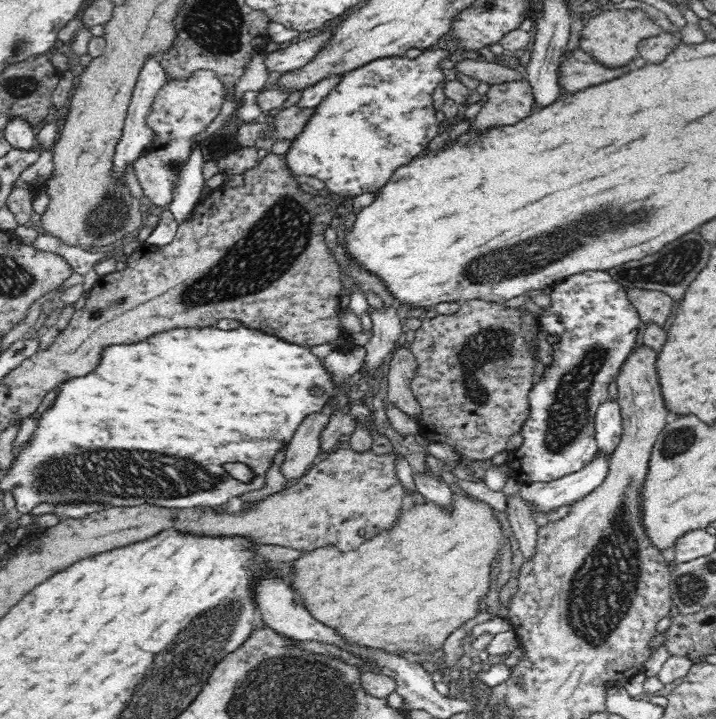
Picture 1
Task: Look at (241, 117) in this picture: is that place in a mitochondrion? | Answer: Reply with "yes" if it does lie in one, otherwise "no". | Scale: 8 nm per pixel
no

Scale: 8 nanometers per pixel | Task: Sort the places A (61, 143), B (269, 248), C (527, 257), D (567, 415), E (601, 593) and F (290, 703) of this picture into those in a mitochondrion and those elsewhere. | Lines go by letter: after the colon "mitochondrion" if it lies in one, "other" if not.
A: other
B: mitochondrion
C: mitochondrion
D: mitochondrion
E: mitochondrion
F: mitochondrion

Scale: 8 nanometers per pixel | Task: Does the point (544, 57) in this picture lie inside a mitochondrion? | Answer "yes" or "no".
no

